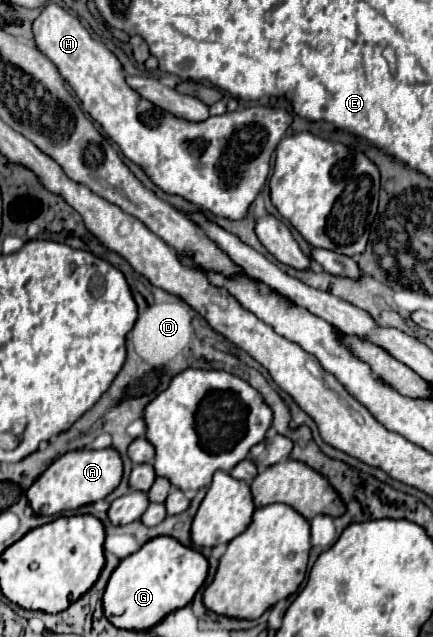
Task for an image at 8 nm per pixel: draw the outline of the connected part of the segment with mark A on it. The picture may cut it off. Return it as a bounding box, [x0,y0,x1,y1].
[26,447,122,515]

